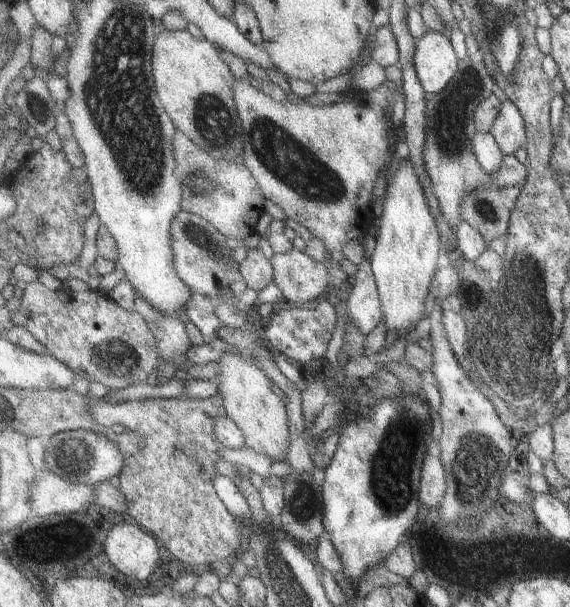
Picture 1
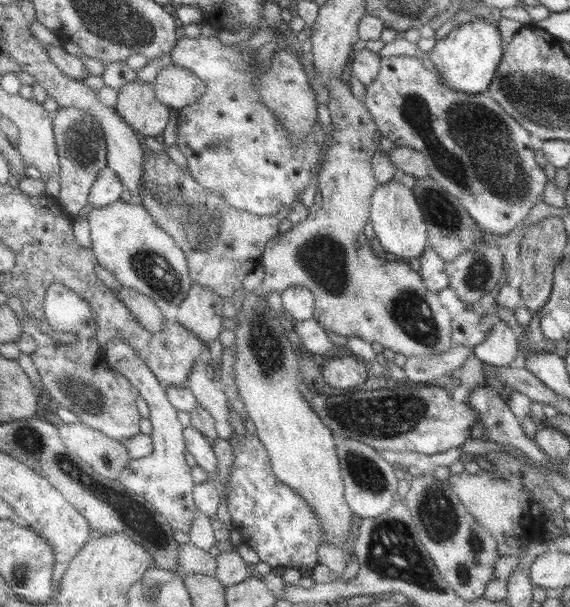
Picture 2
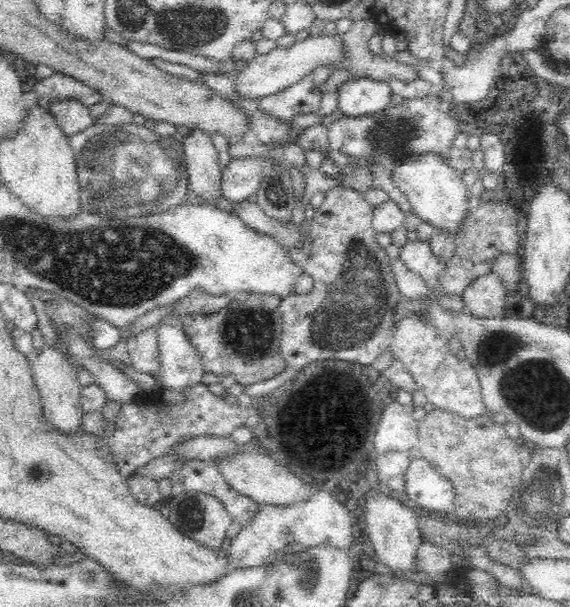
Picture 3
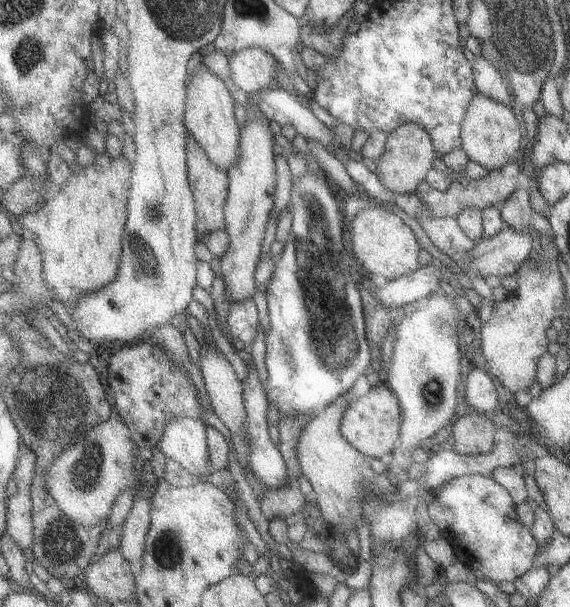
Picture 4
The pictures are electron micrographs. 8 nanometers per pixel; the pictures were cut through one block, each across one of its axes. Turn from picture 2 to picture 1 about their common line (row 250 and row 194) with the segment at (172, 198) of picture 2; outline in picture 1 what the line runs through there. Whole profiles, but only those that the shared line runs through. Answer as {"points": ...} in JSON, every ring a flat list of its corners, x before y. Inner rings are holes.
{"points":[[178,130,176,158,180,162,178,176,184,183,184,210,202,215,213,222,227,237,246,241,256,234,256,224,264,214,267,196,262,185,245,162,230,162,210,156,208,150,196,146,192,138]]}

